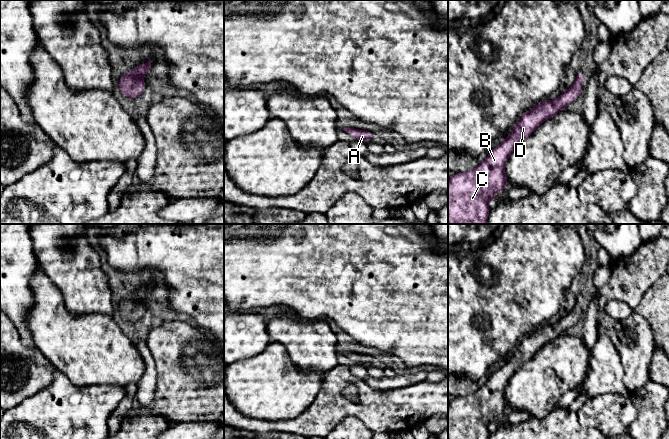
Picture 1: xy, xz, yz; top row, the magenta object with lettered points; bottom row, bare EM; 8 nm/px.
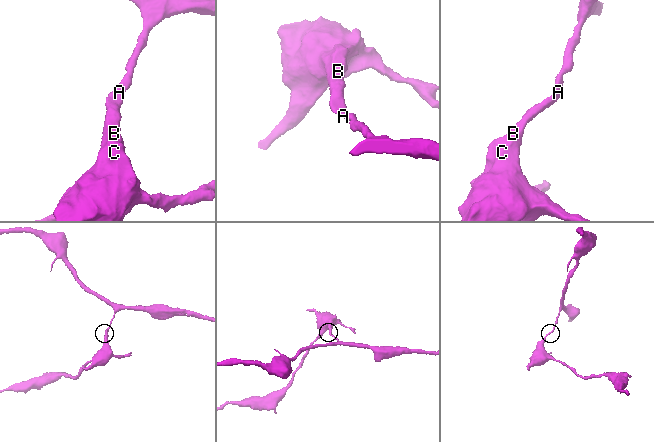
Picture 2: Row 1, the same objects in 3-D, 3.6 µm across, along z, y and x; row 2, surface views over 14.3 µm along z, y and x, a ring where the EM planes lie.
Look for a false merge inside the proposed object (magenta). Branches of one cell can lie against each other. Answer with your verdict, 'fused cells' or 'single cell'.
single cell

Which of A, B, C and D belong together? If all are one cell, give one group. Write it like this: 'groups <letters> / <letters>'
groups A B C D

